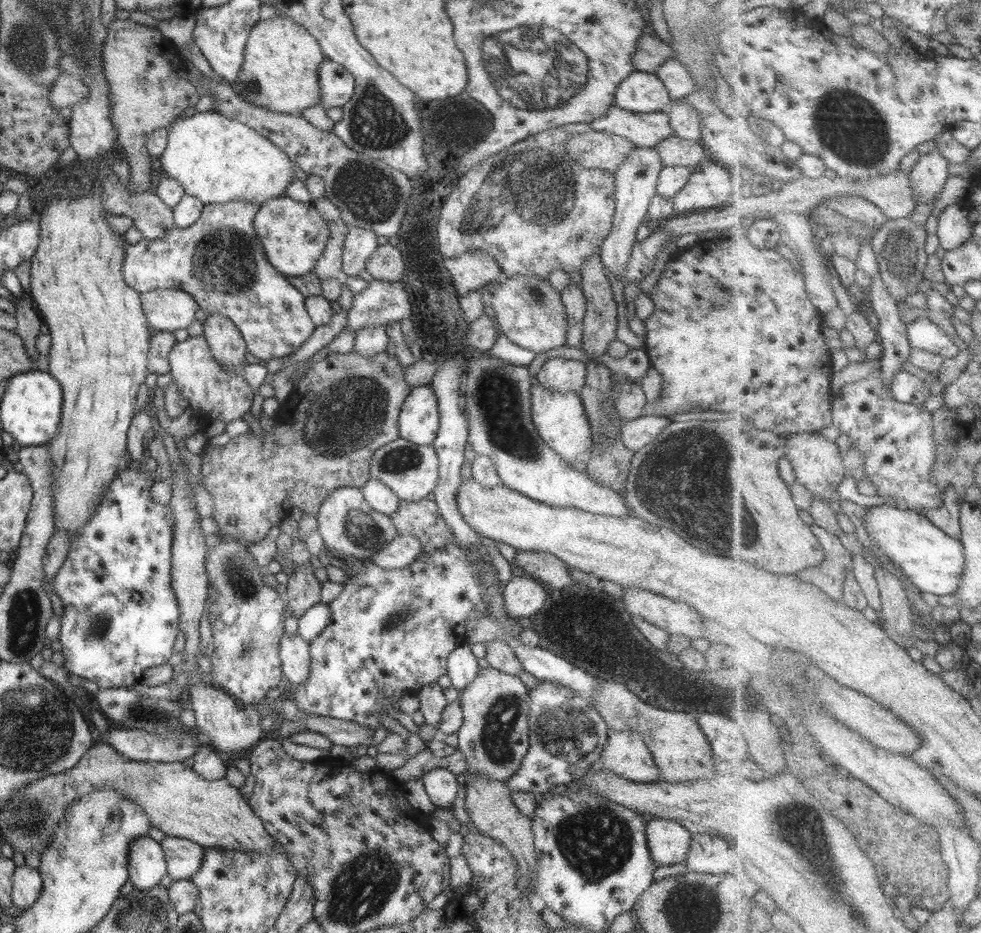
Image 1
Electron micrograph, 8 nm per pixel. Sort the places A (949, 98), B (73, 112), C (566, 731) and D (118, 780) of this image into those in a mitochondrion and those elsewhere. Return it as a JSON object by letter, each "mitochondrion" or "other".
{"A":"other","B":"other","C":"mitochondrion","D":"other"}

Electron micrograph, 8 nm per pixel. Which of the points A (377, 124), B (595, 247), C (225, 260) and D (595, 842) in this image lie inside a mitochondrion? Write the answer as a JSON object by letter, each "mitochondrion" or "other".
{"A":"mitochondrion","B":"other","C":"mitochondrion","D":"mitochondrion"}

